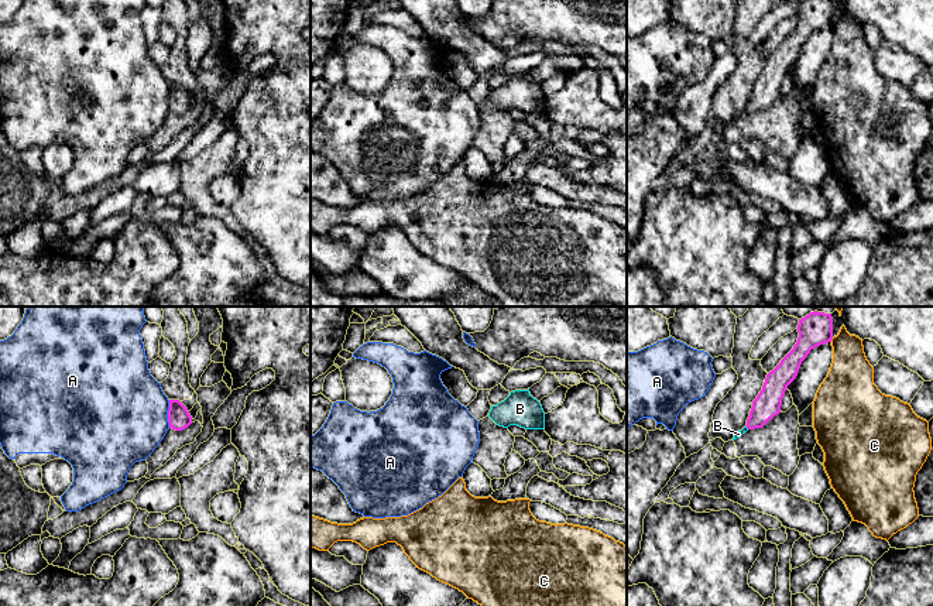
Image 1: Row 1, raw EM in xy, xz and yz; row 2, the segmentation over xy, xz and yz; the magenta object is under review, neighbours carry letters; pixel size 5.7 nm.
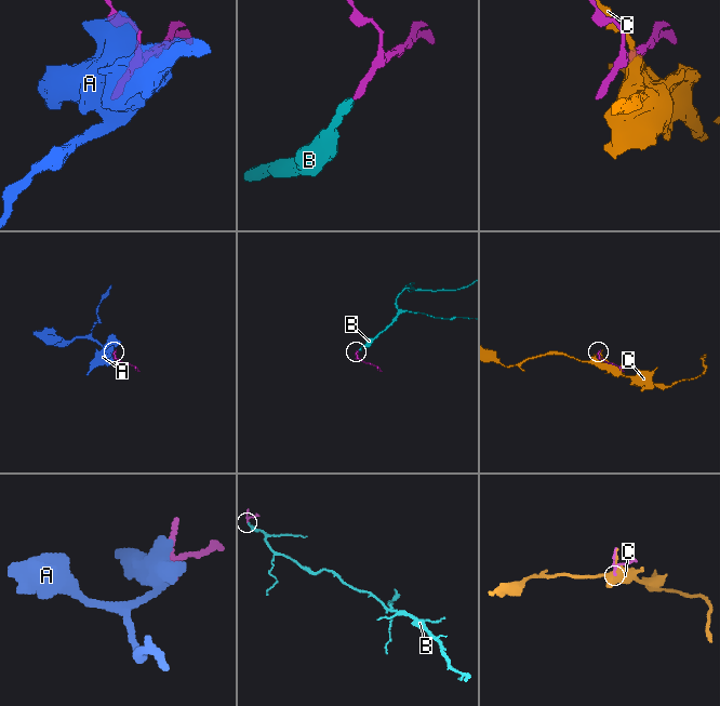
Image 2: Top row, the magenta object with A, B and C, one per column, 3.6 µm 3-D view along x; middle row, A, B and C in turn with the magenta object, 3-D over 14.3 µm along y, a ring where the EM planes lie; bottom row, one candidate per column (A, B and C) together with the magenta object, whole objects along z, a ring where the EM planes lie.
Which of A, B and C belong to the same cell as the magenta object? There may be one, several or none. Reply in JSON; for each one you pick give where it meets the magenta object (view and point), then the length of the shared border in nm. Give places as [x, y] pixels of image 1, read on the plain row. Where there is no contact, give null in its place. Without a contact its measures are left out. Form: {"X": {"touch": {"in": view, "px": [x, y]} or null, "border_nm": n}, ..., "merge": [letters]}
{"B": {"touch": {"in": "yz", "px": [747, 110]}, "border_nm": 30}, "merge": ["B"]}

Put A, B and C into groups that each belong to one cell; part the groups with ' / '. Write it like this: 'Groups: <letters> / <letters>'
Groups: A / B / C

